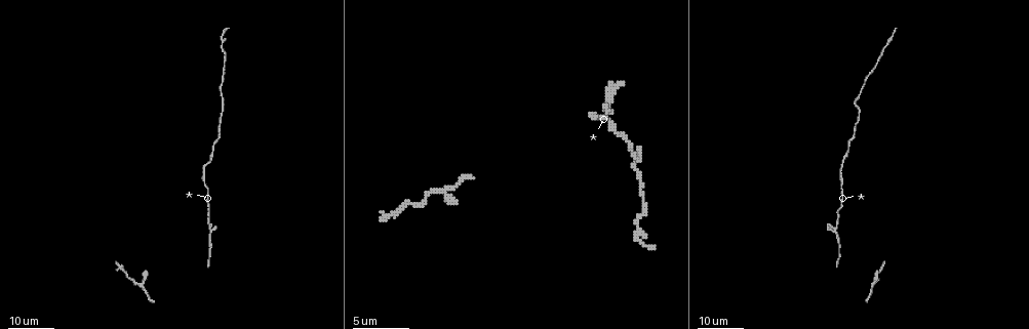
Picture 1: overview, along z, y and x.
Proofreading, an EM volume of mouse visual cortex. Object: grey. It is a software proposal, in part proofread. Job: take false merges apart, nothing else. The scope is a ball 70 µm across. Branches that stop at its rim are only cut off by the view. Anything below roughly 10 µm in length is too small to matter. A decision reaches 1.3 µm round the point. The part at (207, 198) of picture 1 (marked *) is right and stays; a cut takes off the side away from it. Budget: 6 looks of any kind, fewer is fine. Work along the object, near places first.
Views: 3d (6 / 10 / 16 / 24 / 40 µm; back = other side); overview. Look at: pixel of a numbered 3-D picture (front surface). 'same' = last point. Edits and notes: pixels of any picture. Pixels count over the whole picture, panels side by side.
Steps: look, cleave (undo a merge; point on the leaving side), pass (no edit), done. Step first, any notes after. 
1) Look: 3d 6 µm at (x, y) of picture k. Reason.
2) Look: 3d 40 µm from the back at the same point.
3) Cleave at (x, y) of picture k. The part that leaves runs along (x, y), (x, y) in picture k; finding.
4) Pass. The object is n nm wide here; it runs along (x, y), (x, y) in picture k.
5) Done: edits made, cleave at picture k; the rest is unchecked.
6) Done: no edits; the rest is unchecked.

Look: 3d 24 µm at (615, 130) of picture 1. Calibre changes.

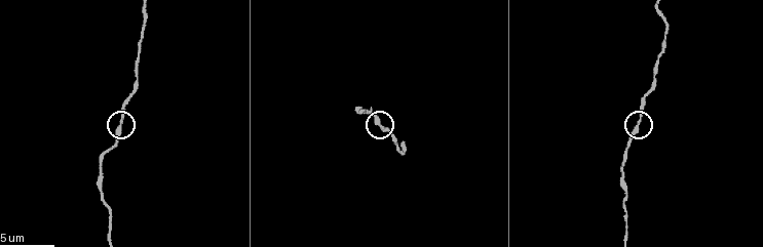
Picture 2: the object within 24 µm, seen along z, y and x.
Look: 3d 10 µm at (119, 126) of picture 2. Zoom in.

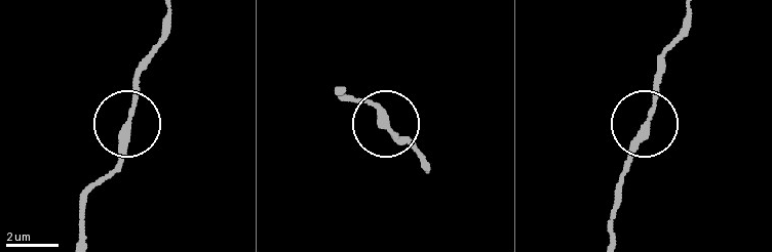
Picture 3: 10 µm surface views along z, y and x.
Pass. It runs along (614, 233), (610, 219), (629, 146), (651, 107), (662, 56) in picture 3; continuous, no second neuron.

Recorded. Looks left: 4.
Look: 3d 10 µm at (135, 73) of picture 2. Sudden change in width.

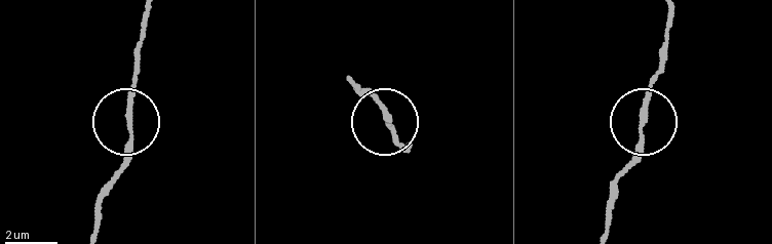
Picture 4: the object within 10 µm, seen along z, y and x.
Pass. It runs along (95, 233), (104, 187), (132, 133), (126, 107), (132, 49) in picture 4; continuous, no second neuron.

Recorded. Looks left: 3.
Look: 3d 24 µm at (223, 101) of picture 1. Thick turns thin.

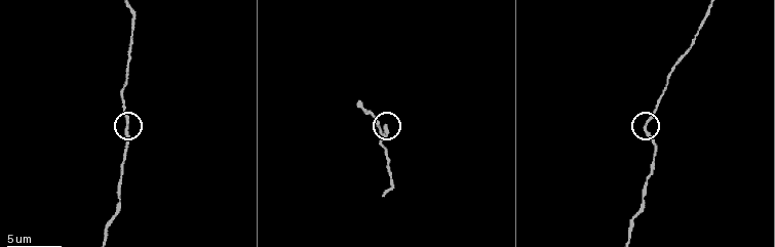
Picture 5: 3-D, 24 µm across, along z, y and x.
Look: 3d 10 µm at (126, 121) of picture 5. Closer look.

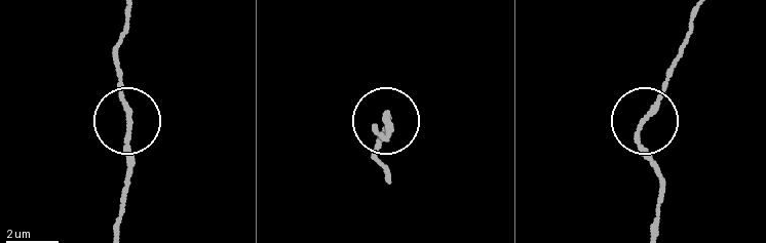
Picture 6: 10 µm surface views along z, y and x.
Pass. It runs along (119, 230), (125, 203), (125, 111), (119, 59) in picture 6; one neuron here.

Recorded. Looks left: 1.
Done: no edits; the rest is unchecked.

